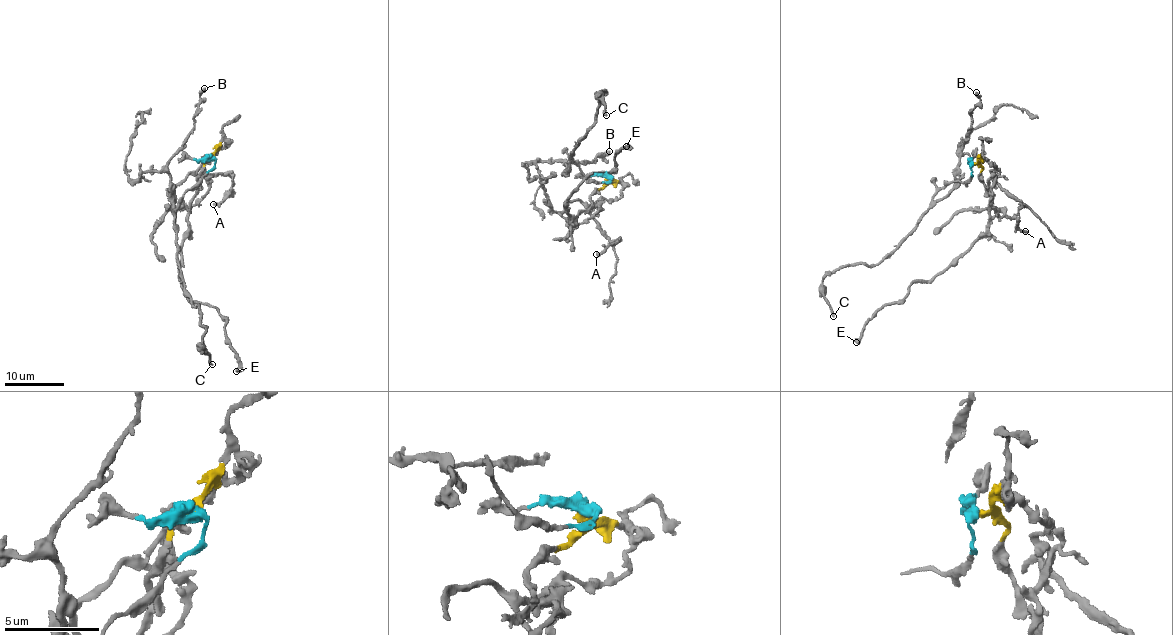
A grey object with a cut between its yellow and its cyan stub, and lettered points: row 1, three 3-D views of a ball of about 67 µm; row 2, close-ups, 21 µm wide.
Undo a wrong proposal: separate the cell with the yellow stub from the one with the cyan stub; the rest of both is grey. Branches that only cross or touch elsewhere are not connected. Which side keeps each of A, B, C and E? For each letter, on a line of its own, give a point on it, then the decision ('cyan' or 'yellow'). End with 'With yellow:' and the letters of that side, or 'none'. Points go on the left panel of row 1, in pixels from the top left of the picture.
A: at (213, 204); yellow
B: at (204, 88); cyan
C: at (212, 364); cyan
E: at (236, 371); yellow
With yellow: A, E

